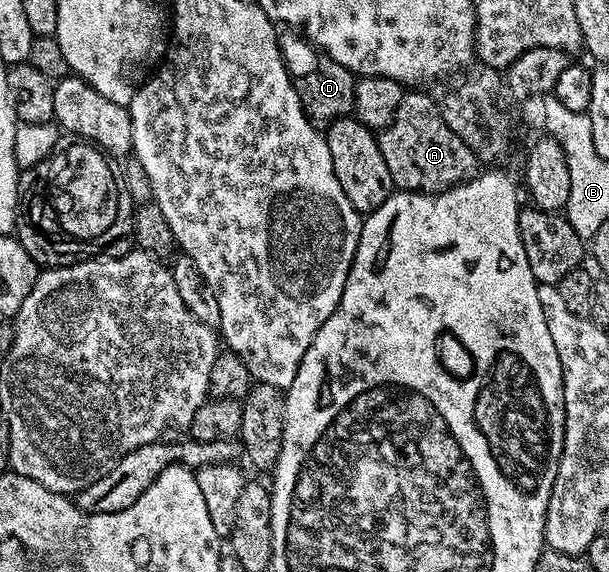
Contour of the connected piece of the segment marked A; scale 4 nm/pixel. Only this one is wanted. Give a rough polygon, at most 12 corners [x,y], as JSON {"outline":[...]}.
{"outline":[[426,91],[378,133],[392,185],[444,192],[481,161]]}

